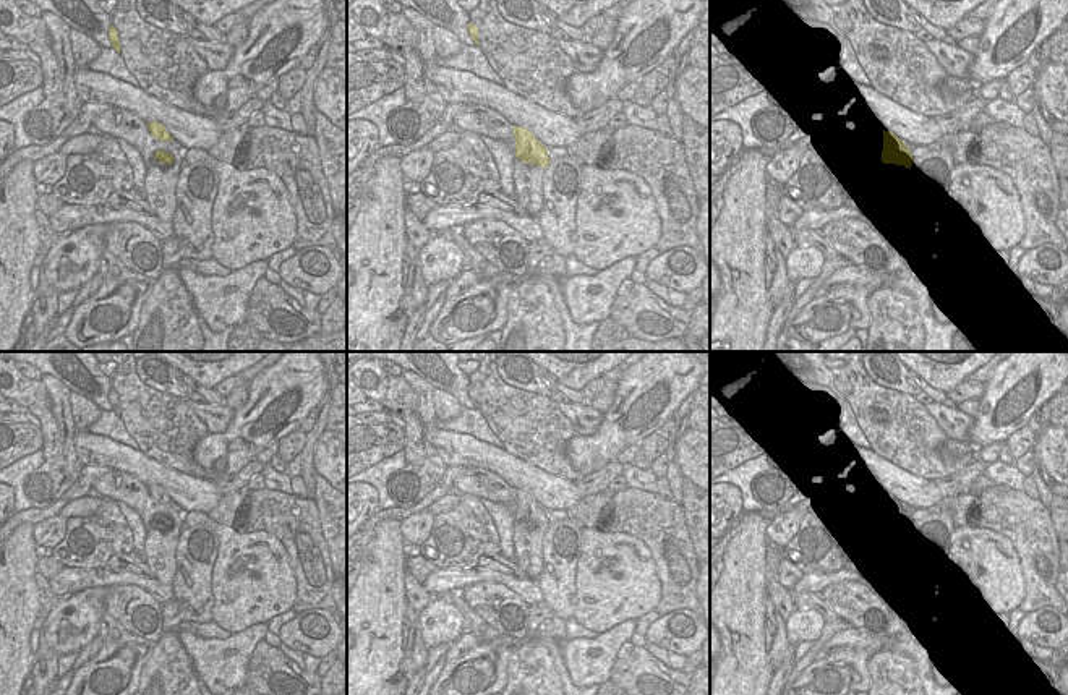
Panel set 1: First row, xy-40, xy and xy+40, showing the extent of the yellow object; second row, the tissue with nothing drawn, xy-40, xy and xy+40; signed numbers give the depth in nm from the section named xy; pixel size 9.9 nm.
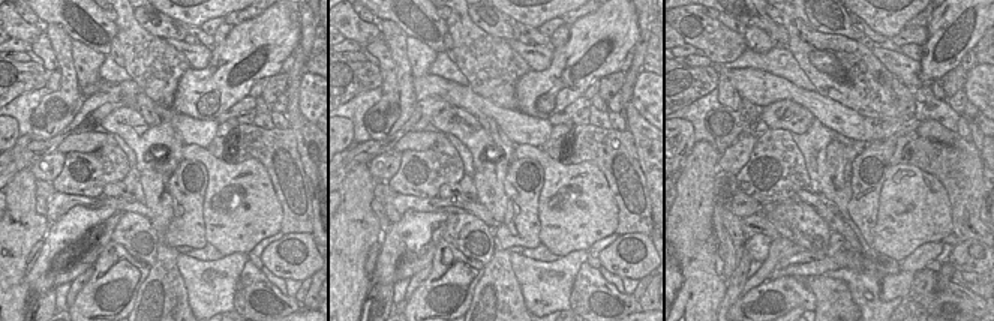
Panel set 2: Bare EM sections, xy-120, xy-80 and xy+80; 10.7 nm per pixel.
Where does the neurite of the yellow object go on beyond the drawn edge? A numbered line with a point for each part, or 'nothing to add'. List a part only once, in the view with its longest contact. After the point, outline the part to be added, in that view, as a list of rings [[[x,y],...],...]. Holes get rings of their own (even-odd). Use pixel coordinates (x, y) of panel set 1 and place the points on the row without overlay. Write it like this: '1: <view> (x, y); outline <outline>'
1: xy-40 (161, 543); outline [[[173,504],[167,505],[167,510],[159,510],[157,514],[172,517],[173,527],[162,527],[159,522],[152,520],[152,527],[146,535],[143,552],[143,559],[147,564],[151,575],[162,585],[172,585],[177,573],[175,551],[185,525],[183,514]]]

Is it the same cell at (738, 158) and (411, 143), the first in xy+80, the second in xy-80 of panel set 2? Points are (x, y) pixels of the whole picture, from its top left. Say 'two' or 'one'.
two

